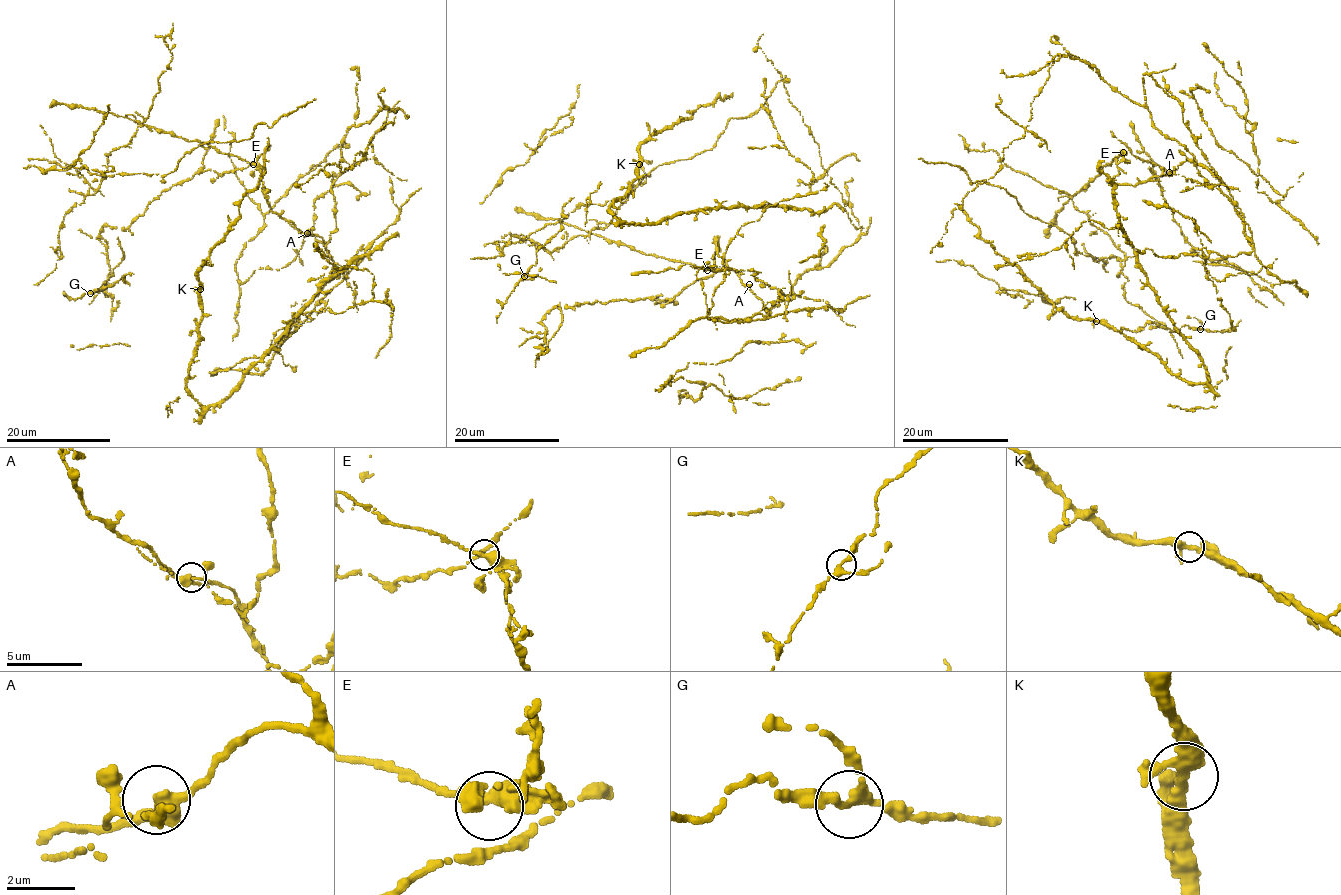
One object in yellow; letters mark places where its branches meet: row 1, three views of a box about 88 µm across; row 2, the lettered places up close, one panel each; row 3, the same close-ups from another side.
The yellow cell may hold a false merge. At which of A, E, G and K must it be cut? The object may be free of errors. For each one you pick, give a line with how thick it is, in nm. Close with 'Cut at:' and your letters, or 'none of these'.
Cut at: none of these

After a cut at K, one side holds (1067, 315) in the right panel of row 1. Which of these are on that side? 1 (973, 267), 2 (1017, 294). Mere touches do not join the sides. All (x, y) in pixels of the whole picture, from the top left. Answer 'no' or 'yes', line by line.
1: no
2: no

